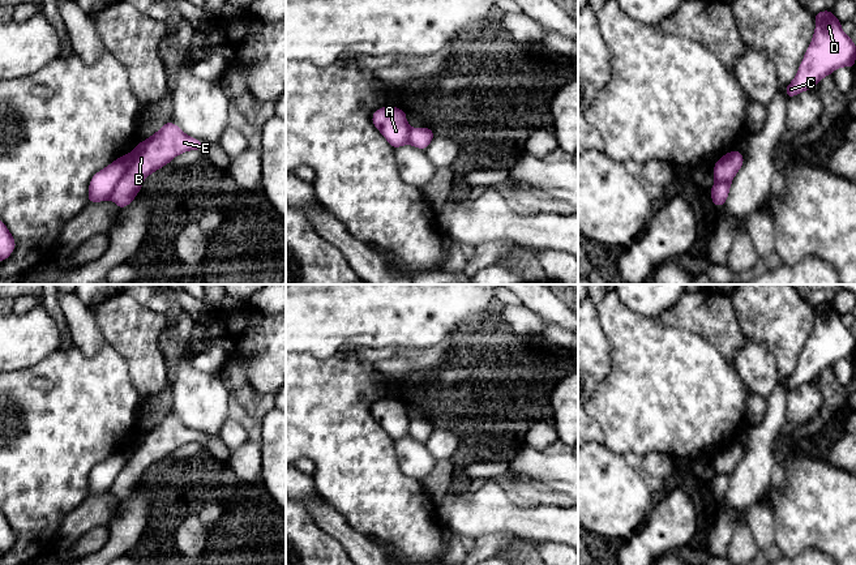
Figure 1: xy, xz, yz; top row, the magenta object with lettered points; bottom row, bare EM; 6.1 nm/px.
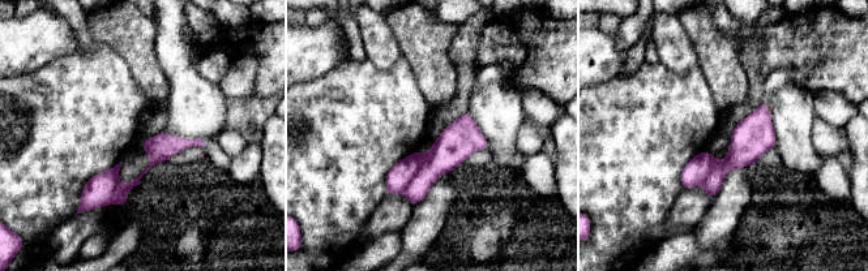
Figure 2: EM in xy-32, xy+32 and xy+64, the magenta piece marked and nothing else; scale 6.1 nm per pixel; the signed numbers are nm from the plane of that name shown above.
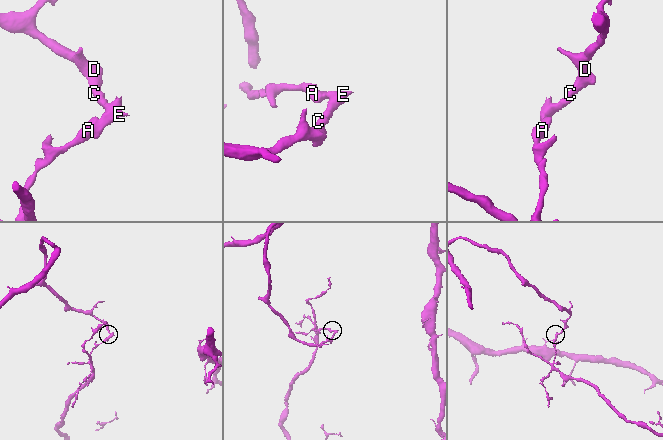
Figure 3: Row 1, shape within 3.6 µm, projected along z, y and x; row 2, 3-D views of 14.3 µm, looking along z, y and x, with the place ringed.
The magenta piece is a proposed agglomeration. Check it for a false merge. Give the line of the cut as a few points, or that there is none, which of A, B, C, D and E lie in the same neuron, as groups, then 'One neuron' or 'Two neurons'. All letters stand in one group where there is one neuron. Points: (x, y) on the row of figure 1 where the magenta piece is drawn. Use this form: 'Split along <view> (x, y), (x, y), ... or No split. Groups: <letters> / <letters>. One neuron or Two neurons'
Split along xy (131, 154), (128, 168), (110, 197). Groups: A / B C D E. Two neurons

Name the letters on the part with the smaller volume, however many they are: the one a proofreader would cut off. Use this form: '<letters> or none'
A

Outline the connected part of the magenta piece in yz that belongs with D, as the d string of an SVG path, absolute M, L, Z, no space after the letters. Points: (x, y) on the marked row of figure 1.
M833 10L814 14L816 31L793 81L784 87L788 99L813 89L823 77L840 67L853 68L856 44L842 30Z

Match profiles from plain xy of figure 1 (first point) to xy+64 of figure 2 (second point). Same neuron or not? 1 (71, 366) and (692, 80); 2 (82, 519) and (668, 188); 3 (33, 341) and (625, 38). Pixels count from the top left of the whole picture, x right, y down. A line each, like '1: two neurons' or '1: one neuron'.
1: one neuron
2: two neurons
3: two neurons

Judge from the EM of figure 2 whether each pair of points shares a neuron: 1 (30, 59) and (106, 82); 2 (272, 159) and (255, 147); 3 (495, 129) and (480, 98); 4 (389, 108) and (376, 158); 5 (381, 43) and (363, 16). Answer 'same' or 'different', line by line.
1: different
2: different
3: same
4: same
5: same

